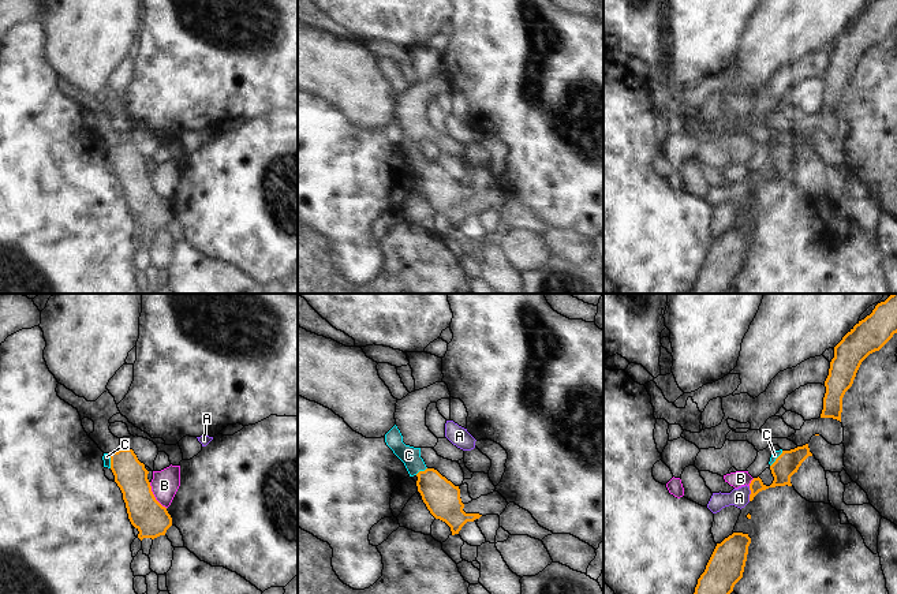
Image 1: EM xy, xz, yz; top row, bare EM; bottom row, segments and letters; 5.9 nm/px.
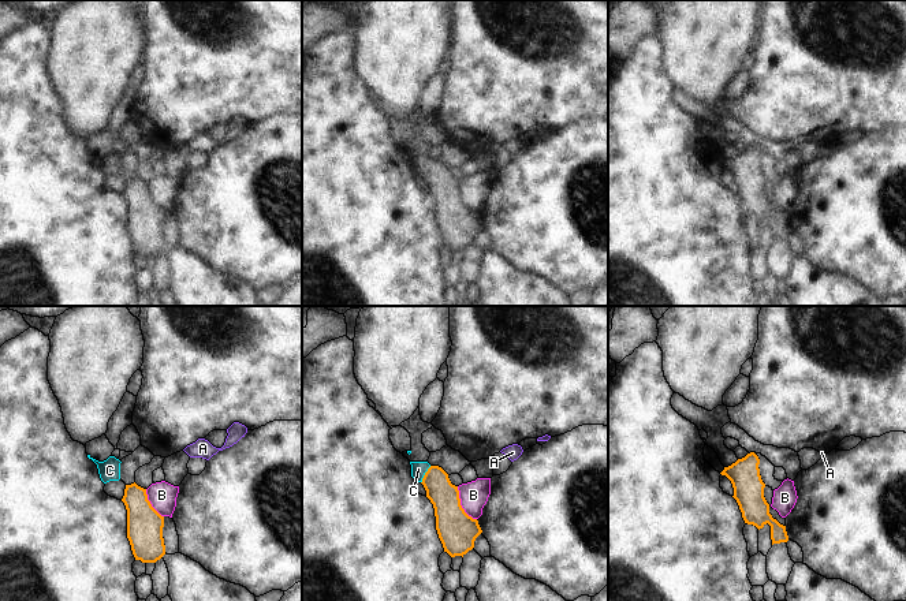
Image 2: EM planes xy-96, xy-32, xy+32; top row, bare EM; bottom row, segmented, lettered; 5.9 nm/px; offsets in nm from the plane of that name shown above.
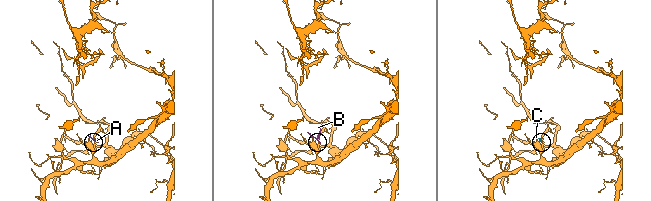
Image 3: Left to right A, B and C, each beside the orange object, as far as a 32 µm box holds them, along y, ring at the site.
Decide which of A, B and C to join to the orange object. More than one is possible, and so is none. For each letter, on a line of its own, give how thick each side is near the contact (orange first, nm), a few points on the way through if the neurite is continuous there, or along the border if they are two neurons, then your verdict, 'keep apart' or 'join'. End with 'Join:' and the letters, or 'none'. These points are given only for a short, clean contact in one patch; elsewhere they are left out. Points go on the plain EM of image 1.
A: 140/110 nm | along yz (748, 180), (750, 194) | keep apart
B: 200/160 nm | along xy (149, 176), (153, 190), (165, 202) | keep apart
C: 200/110 nm | across xz (443, 193), (421, 165), (408, 149) | join
Join: C

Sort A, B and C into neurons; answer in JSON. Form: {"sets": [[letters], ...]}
{"sets": [["A"], ["B"], ["C"]]}

